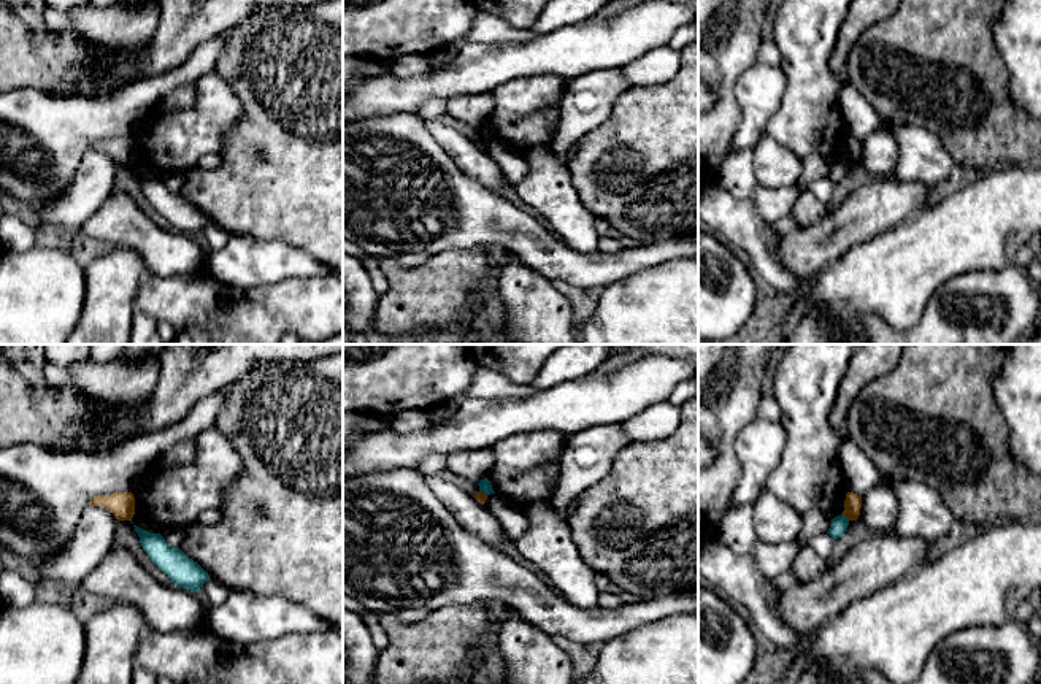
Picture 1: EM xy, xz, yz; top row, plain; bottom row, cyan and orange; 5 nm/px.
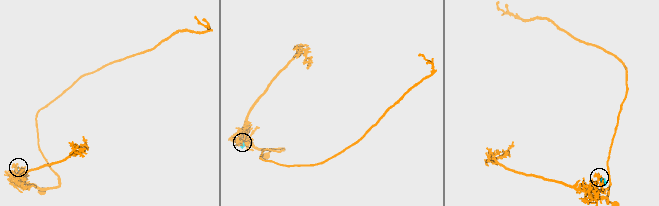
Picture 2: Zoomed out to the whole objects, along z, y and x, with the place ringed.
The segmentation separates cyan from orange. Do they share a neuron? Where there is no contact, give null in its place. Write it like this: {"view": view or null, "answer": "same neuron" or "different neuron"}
{"view": "yz", "answer": "different neuron"}

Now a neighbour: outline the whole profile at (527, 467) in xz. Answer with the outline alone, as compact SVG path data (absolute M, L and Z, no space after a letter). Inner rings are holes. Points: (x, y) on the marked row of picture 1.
M536 430L511 435L490 446L495 463L487 479L497 495L519 505L528 517L517 551L536 563L573 606L598 609L595 571L573 543L567 519L552 505L568 435Z

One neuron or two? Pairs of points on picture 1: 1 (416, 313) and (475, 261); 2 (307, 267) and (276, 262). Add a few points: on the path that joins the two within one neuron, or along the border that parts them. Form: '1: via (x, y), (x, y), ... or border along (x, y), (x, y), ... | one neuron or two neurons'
1: via (430, 305), (460, 275) | one neuron
2: via (299, 262), (284, 262) | one neuron

